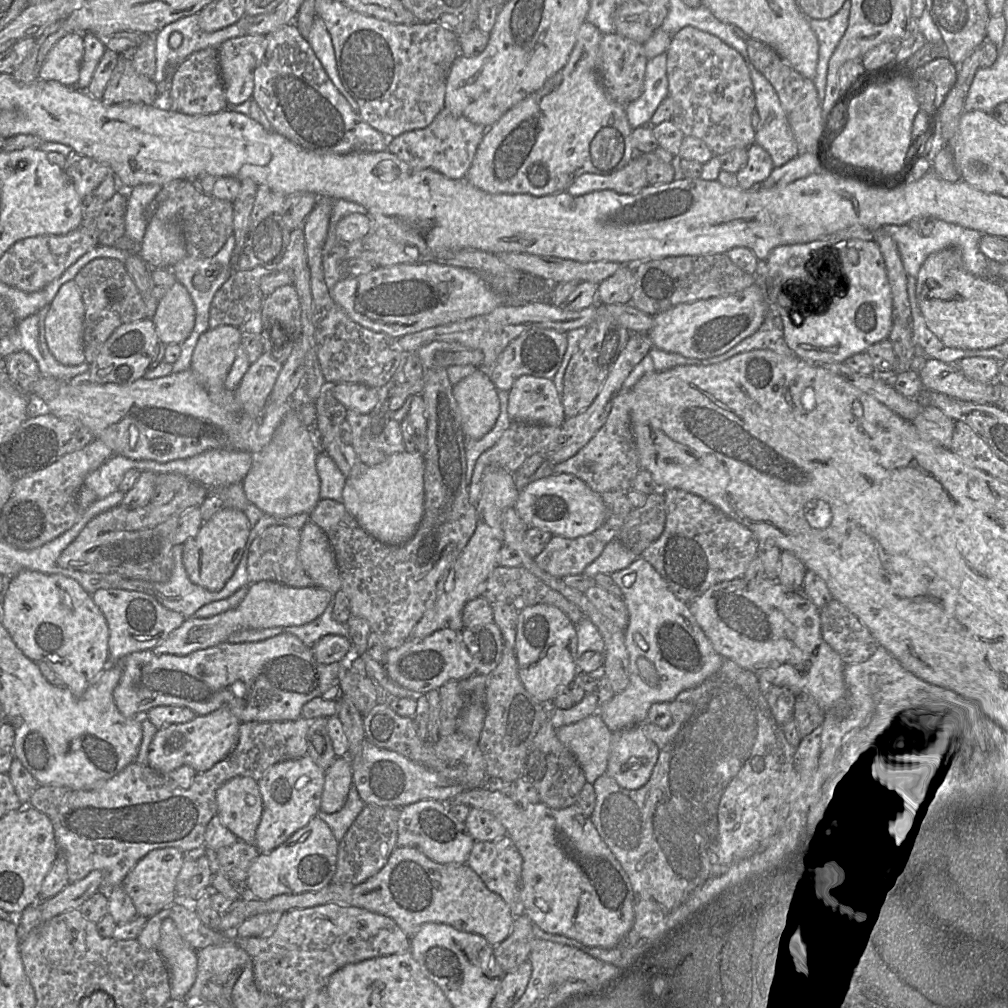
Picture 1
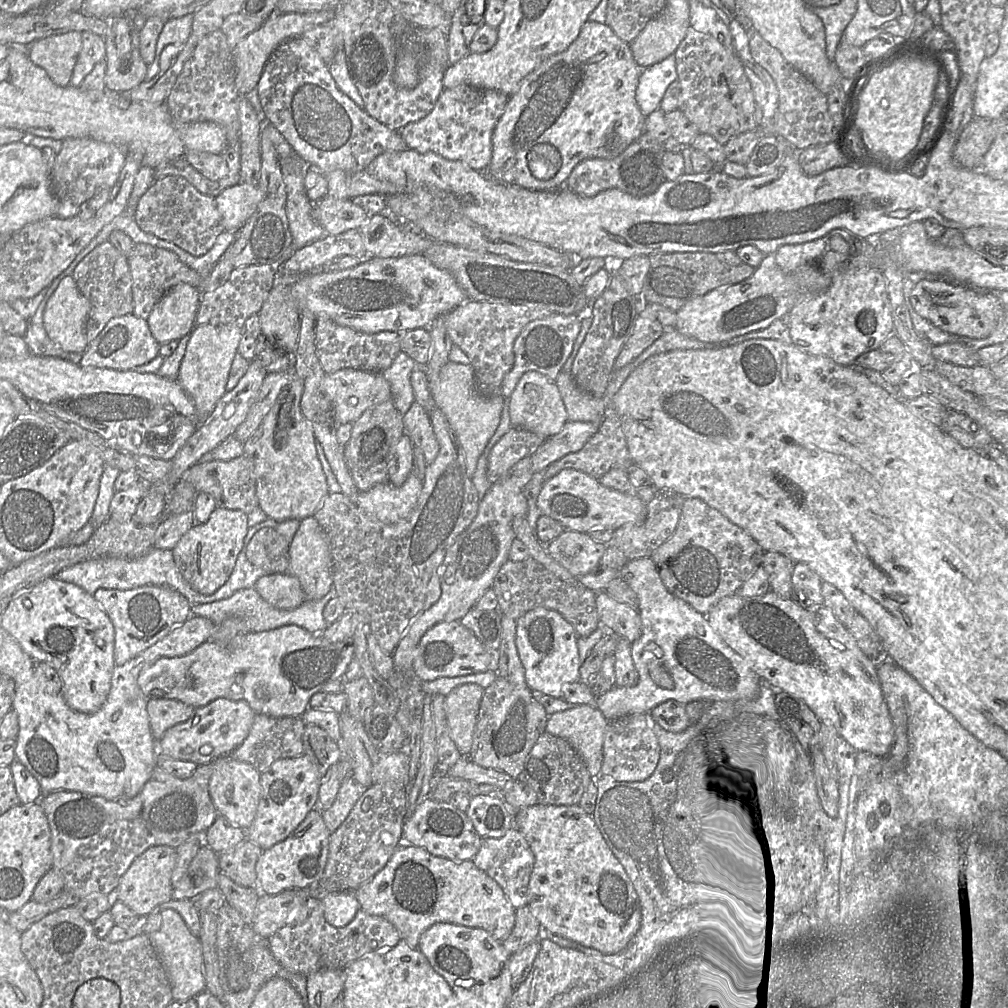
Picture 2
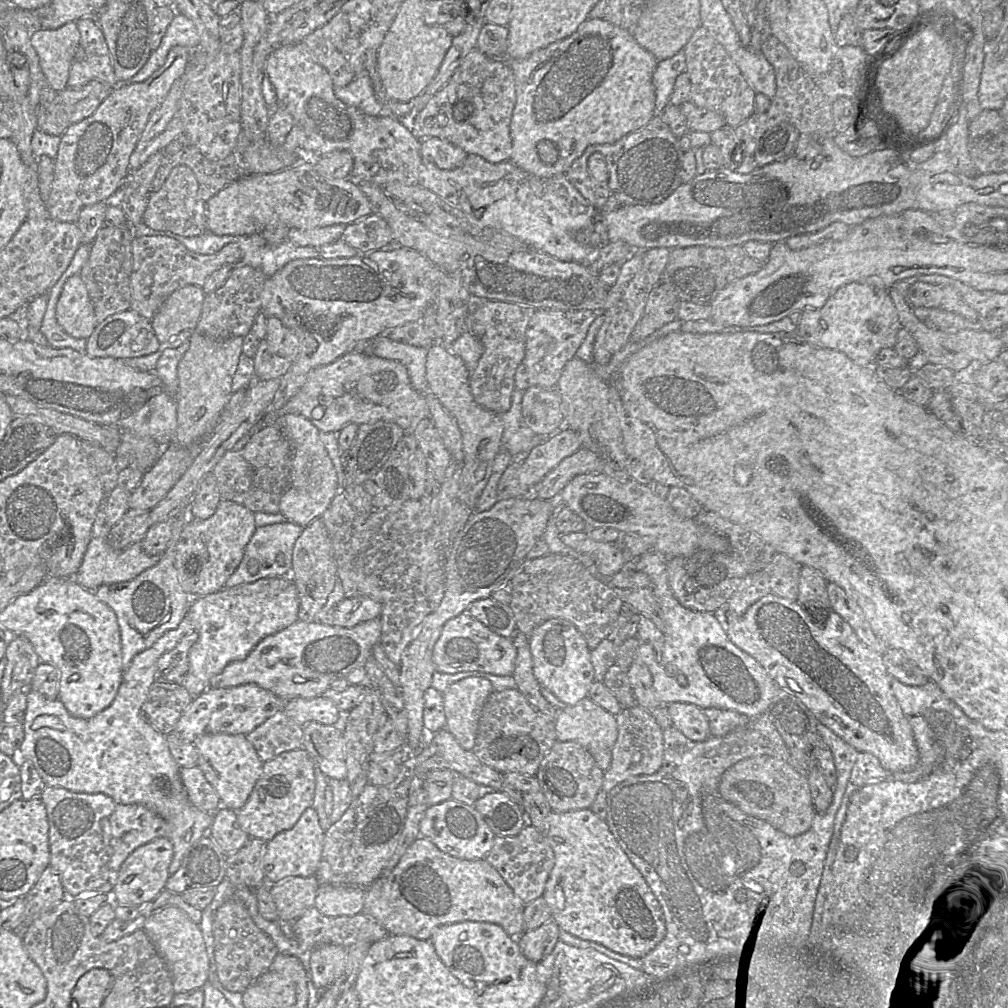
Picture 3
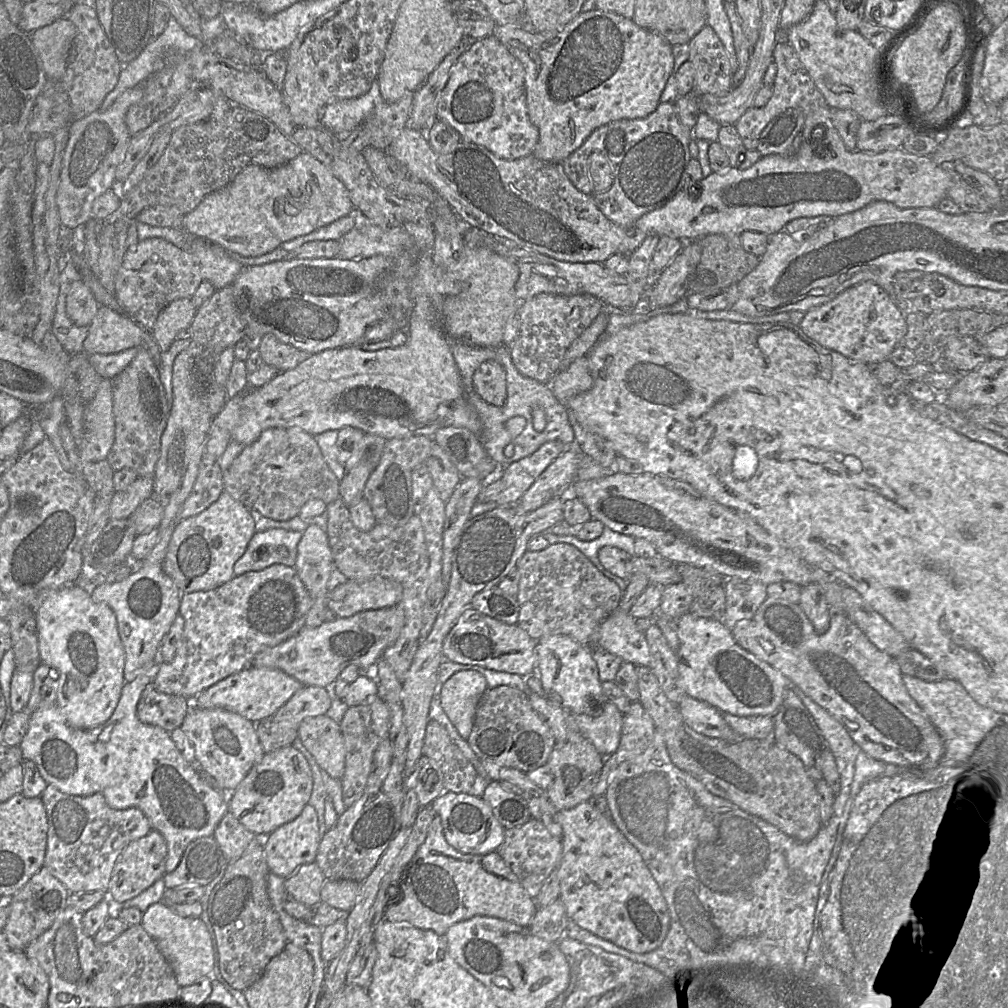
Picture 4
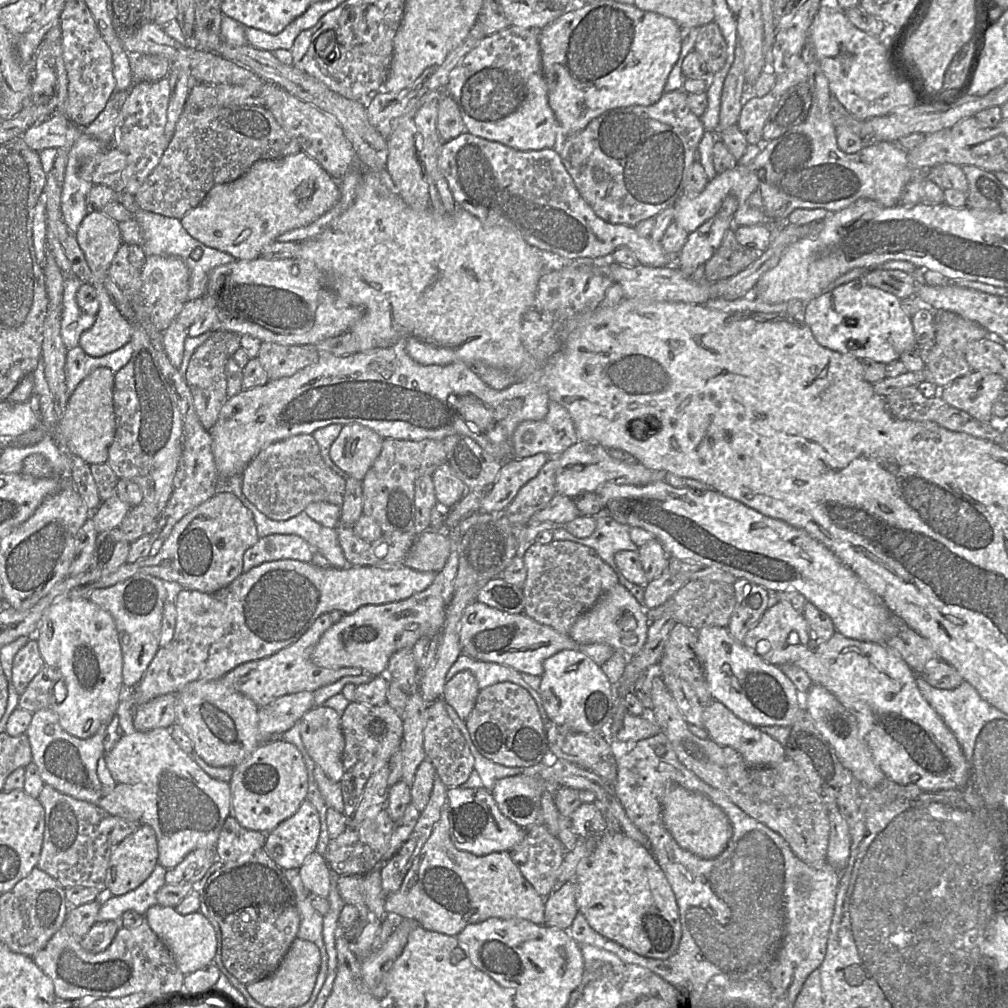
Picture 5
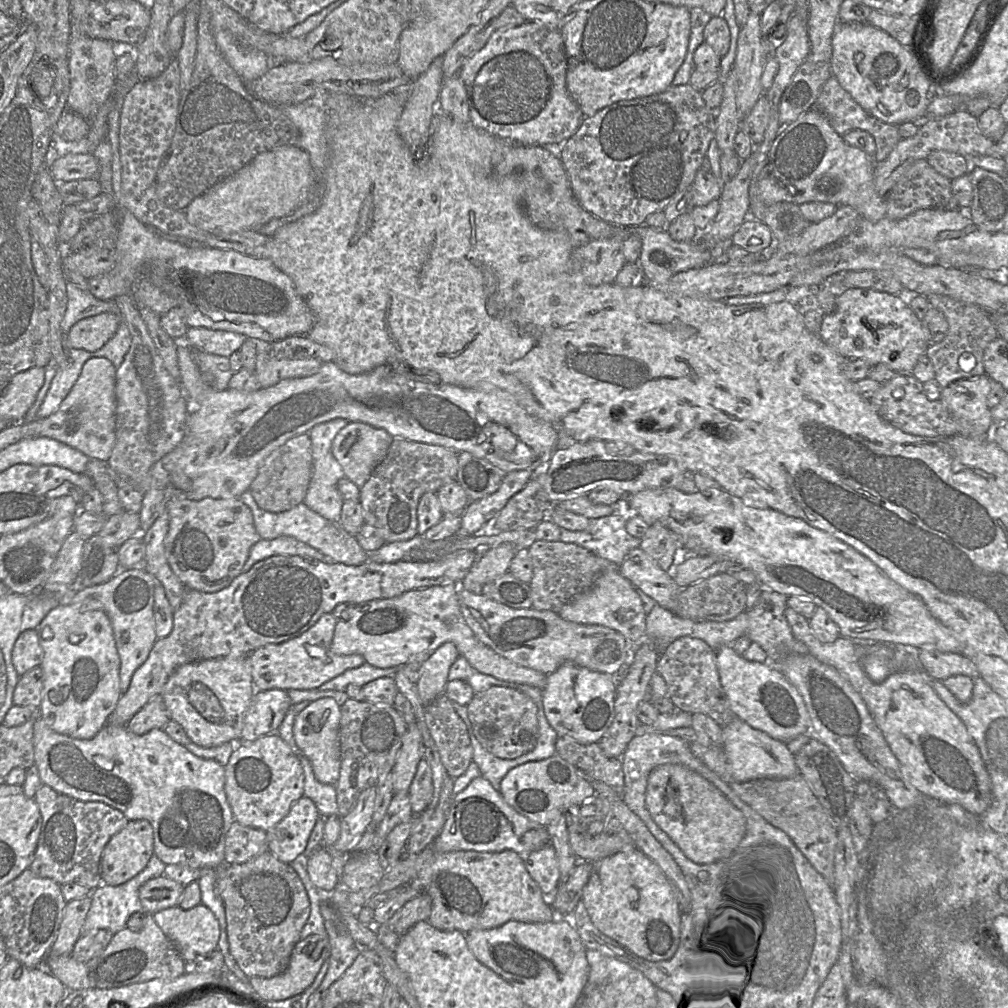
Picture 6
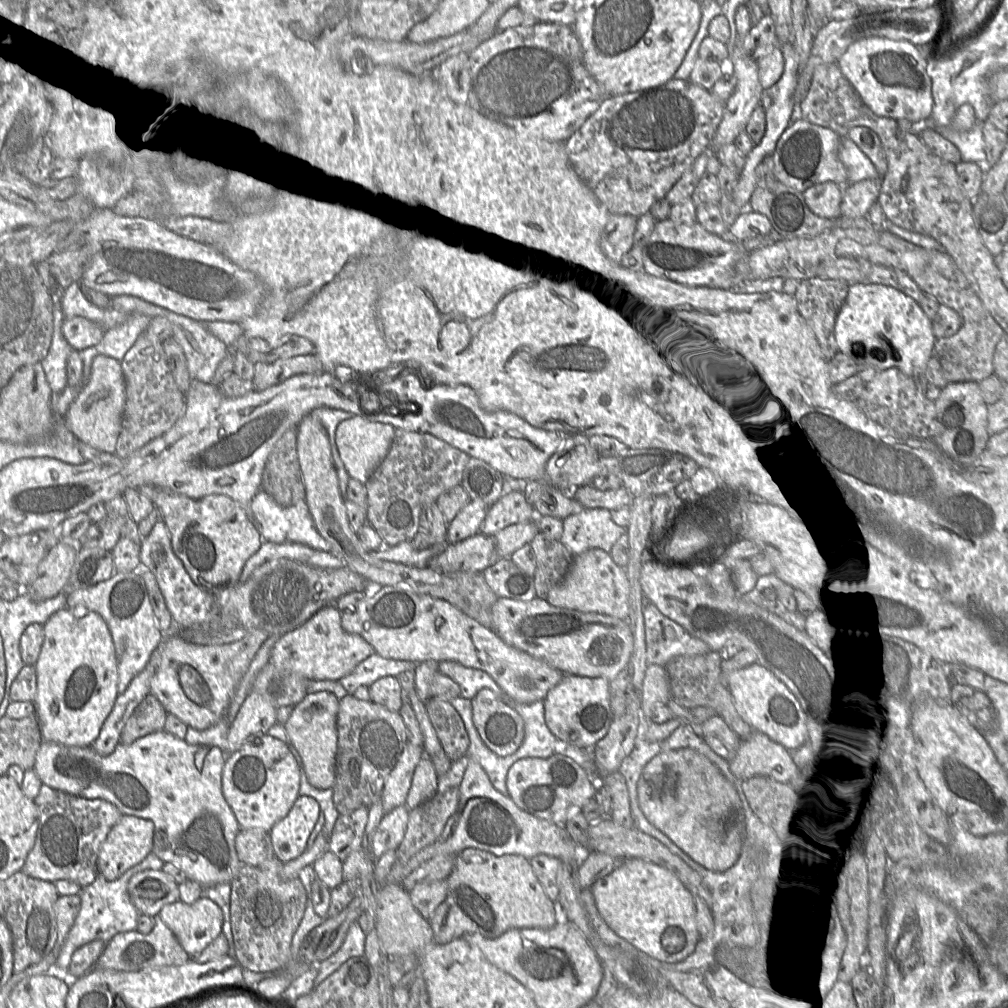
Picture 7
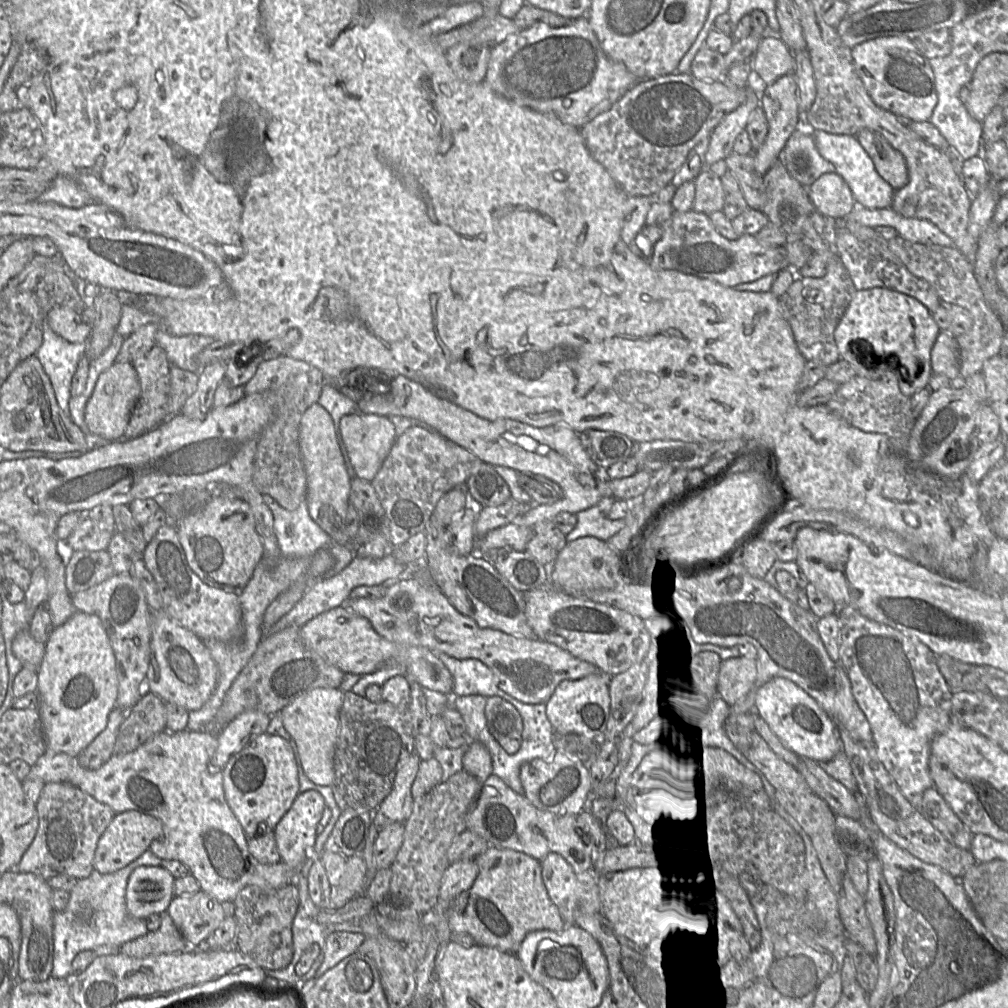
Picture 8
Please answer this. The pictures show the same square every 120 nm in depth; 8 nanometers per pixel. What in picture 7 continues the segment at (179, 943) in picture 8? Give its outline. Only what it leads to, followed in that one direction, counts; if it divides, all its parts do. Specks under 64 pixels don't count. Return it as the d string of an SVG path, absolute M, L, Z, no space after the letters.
M159 915L154 918L155 925L149 934L136 930L116 934L105 946L95 968L110 969L120 972L138 972L170 966L181 966L191 960L172 931L166 926Z

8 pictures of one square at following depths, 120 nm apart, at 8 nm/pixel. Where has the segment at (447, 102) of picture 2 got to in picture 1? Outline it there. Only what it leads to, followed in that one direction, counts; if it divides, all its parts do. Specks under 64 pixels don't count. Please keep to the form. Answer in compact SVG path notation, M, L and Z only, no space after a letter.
M444 108L432 121L423 129L405 132L393 139L389 139L387 149L399 159L409 164L413 169L433 169L450 179L464 178L471 167L474 156L488 128L473 123L464 117L454 116L447 108Z

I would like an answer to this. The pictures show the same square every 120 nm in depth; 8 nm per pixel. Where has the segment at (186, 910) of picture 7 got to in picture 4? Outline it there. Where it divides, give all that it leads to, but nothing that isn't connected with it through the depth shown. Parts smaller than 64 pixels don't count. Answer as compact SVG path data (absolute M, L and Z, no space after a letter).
M163 899L147 908L142 914L141 925L168 961L180 987L190 986L211 973L214 967L213 946L207 926L200 917L181 917L173 913Z

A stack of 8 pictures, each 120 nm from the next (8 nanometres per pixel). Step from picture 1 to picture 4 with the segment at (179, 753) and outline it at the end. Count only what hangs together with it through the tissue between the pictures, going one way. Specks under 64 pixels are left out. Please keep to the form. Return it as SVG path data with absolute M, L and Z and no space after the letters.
M248 667L203 690L191 701L198 708L224 709L258 723L272 717L302 687L298 680L279 669Z

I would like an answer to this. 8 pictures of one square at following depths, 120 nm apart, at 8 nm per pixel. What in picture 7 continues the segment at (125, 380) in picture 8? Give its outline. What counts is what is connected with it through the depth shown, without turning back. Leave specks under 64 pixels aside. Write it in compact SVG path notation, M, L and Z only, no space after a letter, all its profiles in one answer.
M98 355L93 360L89 382L70 405L64 421L79 441L112 454L116 451L125 403L126 383L121 362Z

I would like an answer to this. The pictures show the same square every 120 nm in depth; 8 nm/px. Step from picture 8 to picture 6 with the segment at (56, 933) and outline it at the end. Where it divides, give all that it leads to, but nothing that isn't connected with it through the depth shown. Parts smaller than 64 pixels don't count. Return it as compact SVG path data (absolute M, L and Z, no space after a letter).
M153 854L144 870L126 883L118 886L110 886L102 883L94 889L90 893L91 907L81 929L81 936L97 932L101 929L107 930L114 935L125 929L127 921L132 914L143 912L143 907L139 899L139 888L148 880L163 875L165 867L166 864Z

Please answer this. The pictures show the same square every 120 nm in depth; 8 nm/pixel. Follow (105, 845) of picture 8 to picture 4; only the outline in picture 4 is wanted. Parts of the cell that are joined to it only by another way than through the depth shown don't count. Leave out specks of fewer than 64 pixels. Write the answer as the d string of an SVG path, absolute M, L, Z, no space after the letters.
M156 830L130 842L117 858L107 892L119 904L138 896L166 874L165 864L168 847L164 837Z

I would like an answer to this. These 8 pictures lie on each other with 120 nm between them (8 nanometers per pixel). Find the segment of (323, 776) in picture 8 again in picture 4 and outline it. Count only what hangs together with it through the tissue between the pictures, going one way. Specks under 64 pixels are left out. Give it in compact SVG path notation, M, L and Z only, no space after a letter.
M326 714L309 717L300 723L298 737L322 770L334 779L342 779L346 750L340 724Z

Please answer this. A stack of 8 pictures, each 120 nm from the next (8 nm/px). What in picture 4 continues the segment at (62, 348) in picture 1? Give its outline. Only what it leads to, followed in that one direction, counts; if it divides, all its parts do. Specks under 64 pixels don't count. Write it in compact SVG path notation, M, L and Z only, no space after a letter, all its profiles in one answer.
M74 281L66 296L66 312L77 326L90 326L100 304L90 288L82 281Z

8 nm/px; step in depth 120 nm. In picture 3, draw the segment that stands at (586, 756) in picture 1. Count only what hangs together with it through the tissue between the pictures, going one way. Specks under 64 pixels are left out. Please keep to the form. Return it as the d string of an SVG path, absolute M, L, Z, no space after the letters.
M585 698L575 706L567 706L558 713L555 719L555 732L557 741L575 742L586 749L603 772L609 768L618 733L616 716Z

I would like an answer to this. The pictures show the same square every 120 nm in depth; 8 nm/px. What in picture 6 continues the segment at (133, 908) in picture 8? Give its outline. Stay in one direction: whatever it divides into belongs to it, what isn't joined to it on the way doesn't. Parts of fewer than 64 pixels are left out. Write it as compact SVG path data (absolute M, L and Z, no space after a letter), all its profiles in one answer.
M164 875L148 880L139 888L143 912L154 915L167 908L179 906L184 887Z

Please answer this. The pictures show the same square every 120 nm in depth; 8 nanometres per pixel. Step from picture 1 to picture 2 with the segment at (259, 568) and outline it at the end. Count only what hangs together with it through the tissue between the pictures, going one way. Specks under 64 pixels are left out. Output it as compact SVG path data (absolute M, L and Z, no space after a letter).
M262 528L251 539L246 555L248 561L267 574L287 573L290 543L274 528Z

